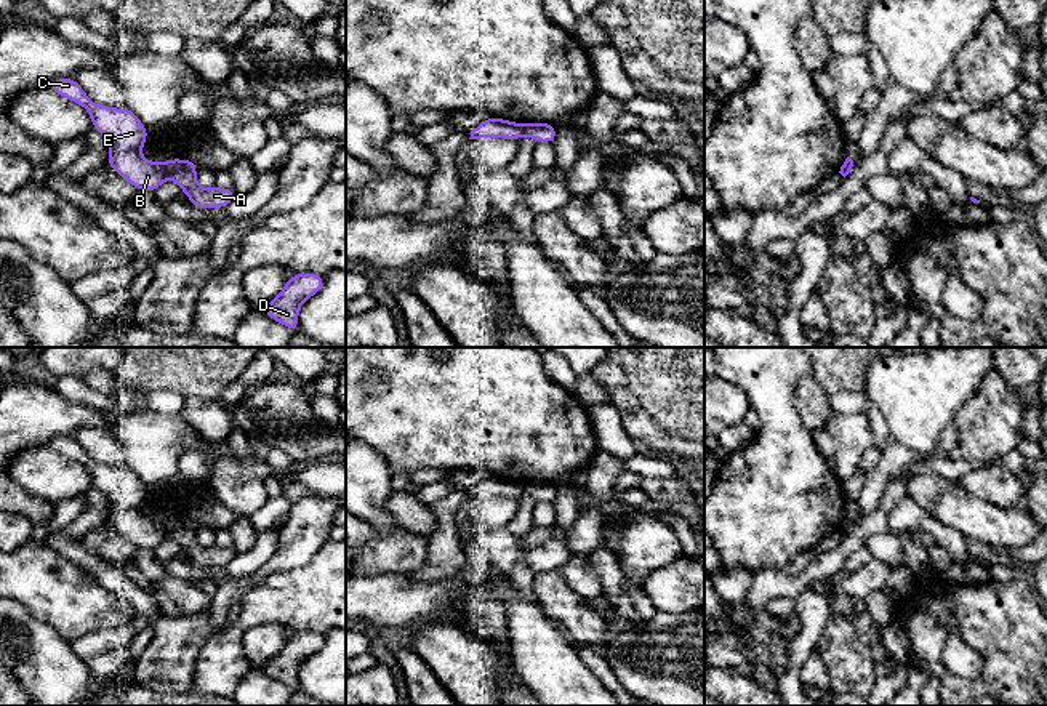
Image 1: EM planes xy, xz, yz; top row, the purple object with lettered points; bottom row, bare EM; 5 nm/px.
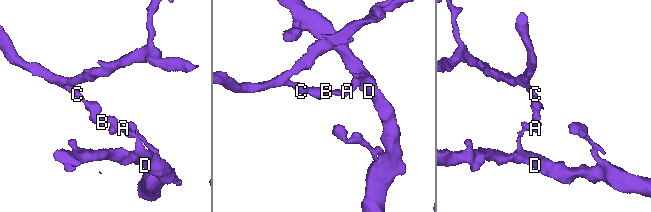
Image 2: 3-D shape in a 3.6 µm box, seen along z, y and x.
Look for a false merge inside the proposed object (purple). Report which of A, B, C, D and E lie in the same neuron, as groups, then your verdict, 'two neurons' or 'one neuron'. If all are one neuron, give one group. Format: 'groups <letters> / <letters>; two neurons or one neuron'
groups A D / B C E; two neurons

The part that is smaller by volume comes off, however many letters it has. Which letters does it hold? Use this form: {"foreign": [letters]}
{"foreign": ["B", "C", "E"]}

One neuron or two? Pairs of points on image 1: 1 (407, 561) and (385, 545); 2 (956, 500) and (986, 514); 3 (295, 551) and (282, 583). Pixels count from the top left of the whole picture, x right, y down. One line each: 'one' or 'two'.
1: one
2: one
3: two

